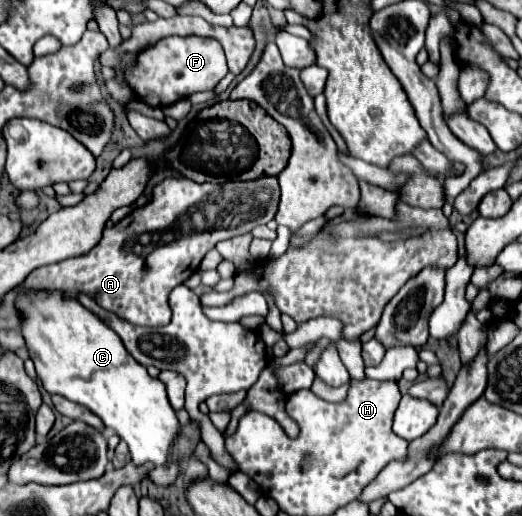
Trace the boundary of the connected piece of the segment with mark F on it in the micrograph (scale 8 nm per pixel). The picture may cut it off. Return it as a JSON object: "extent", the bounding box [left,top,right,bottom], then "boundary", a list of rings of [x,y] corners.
{"extent":[125,35,227,107],"boundary":[[[171,35],[141,51],[133,65],[125,71],[125,81],[137,97],[151,107],[167,107],[179,99],[187,99],[197,91],[211,91],[227,75],[223,47],[217,39],[197,35]]]}

